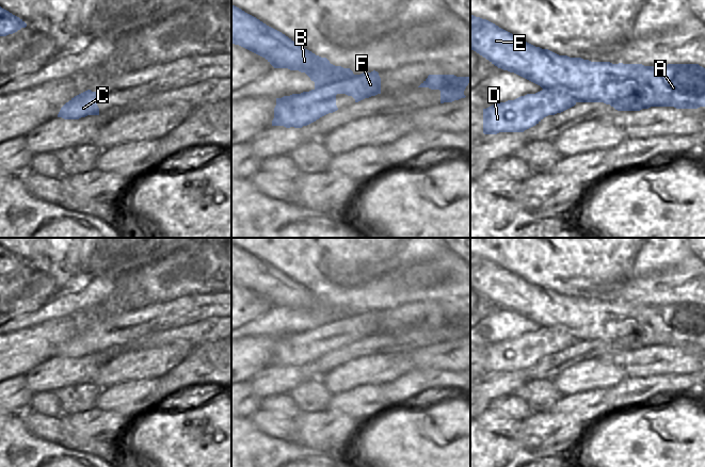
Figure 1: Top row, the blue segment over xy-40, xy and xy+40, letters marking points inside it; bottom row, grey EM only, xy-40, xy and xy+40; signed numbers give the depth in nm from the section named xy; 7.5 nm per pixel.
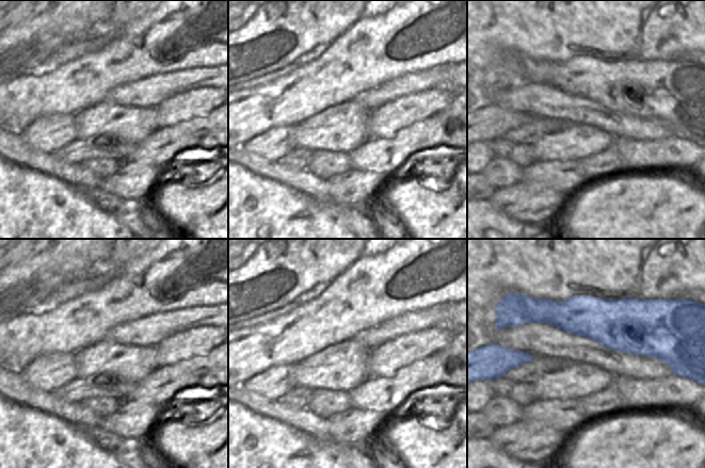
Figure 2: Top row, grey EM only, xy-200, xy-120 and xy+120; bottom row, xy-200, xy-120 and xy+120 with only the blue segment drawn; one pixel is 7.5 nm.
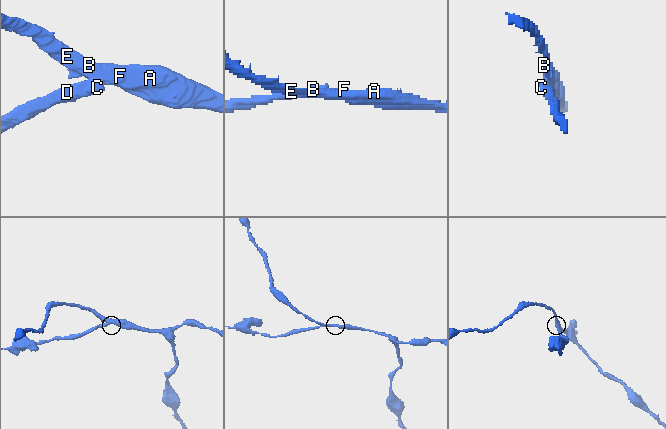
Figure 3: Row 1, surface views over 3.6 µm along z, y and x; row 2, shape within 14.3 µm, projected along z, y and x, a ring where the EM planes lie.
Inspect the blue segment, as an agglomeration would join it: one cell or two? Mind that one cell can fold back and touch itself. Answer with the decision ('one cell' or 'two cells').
two cells

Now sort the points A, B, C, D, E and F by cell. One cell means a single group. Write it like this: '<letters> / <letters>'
A B E F / C D

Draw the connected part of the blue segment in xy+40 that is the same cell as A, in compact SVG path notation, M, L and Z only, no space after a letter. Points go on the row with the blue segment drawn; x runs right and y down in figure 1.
M474 15L470 49L543 90L567 90L577 102L604 102L618 111L705 107L705 68L699 64L644 66L559 55Z

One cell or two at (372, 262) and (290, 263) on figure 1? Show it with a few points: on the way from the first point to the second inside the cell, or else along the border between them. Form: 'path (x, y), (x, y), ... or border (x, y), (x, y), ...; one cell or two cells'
path (352, 262), (310, 262); one cell

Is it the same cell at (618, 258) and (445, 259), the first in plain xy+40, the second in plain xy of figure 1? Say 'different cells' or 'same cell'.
different cells

